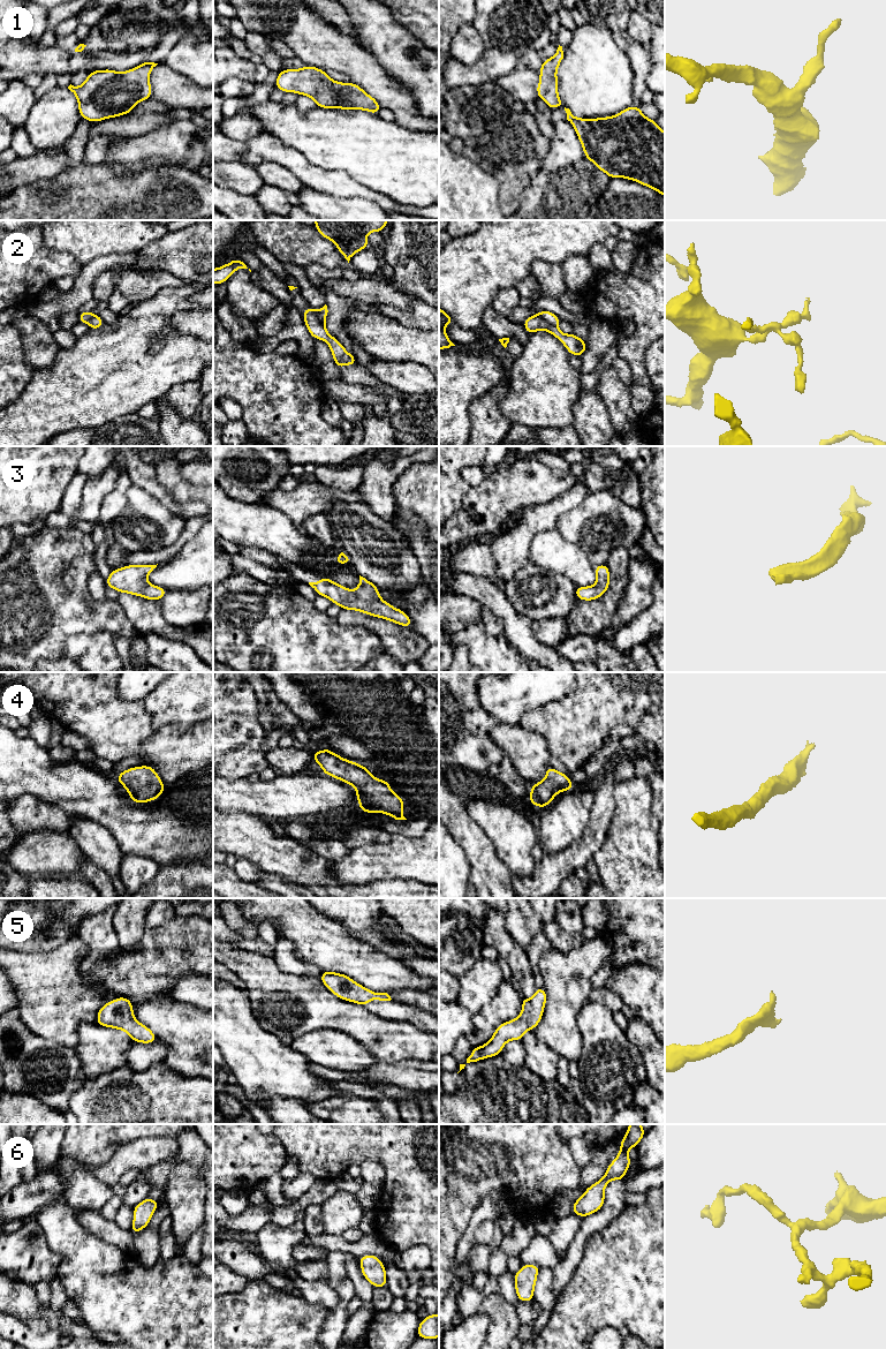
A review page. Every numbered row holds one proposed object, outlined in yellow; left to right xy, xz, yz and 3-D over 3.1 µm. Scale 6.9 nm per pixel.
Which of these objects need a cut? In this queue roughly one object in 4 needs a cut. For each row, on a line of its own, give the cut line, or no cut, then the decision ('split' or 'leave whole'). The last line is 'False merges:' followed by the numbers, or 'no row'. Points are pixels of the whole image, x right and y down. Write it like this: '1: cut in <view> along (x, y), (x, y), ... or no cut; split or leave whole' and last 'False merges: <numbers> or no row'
1: no cut; leave whole
2: cut in yz along (536, 314), (557, 326); split
3: no cut; leave whole
4: no cut; leave whole
5: no cut; leave whole
6: no cut; leave whole
False merges: 2

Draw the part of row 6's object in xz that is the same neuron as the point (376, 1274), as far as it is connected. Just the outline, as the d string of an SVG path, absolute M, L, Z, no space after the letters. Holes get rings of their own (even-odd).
M365 1254L358 1259L358 1264L362 1266L362 1275L373 1288L387 1288L386 1268L378 1257Z

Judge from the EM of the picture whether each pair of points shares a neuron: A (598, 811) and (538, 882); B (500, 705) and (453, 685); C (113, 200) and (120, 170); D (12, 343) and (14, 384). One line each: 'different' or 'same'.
A: same
B: different
C: different
D: same

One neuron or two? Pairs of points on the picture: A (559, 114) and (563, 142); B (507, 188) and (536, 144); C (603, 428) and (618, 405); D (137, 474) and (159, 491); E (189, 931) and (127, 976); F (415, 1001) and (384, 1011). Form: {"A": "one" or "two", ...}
{"A": "two", "B": "one", "C": "two", "D": "one", "E": "one", "F": "two"}

